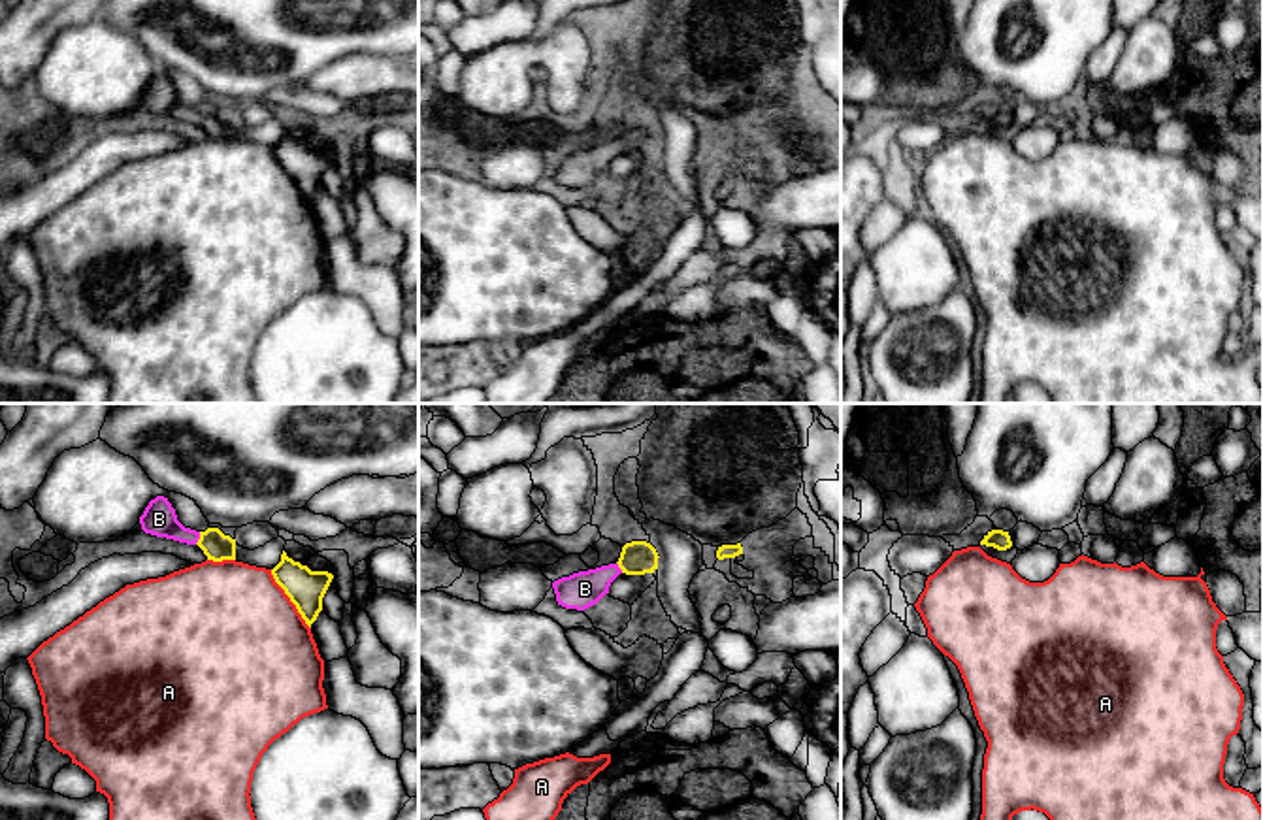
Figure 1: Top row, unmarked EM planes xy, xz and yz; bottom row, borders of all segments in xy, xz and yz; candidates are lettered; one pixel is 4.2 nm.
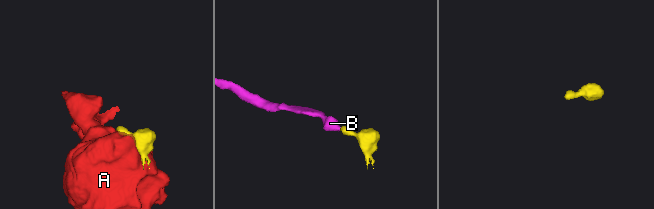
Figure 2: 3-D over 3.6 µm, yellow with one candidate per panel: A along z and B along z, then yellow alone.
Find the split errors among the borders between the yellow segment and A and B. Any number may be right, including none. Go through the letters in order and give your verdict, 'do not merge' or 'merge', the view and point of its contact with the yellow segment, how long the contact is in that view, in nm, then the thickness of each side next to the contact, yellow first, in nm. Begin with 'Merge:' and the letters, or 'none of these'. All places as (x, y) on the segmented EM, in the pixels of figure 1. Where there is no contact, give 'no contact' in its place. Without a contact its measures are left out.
Merge: B
A: do not merge | xy (291, 600) | 300 nm | 160/500 nm
B: merge | xy (200, 538) | 60 nm | 120/150 nm

